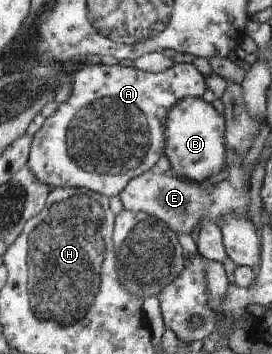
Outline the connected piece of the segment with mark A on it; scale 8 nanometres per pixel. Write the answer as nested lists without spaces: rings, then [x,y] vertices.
[[[177,63],[162,73],[146,73],[120,65],[81,65],[71,73],[72,93],[57,112],[44,121],[32,140],[28,167],[51,190],[77,187],[102,195],[115,196],[136,176],[155,168],[165,154],[168,114],[184,98],[205,94],[205,78],[192,64]]]

